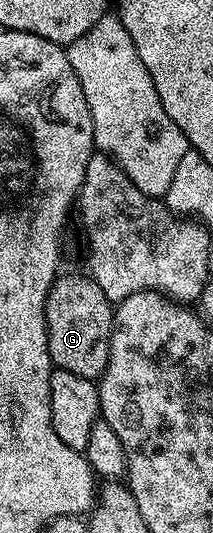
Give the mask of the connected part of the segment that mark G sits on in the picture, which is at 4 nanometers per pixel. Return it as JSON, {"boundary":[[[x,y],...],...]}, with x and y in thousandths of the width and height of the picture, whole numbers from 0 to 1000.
{"boundary":[[[305,514],[258,523],[216,565],[216,610],[230,615],[230,668],[258,692],[338,698],[427,713],[474,707],[498,694],[502,670],[516,666],[516,634],[535,617],[535,570],[516,567],[469,540],[469,533],[423,523],[418,516]]]}

